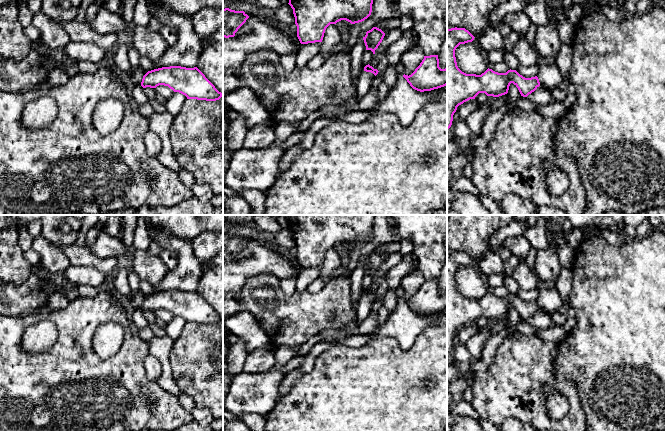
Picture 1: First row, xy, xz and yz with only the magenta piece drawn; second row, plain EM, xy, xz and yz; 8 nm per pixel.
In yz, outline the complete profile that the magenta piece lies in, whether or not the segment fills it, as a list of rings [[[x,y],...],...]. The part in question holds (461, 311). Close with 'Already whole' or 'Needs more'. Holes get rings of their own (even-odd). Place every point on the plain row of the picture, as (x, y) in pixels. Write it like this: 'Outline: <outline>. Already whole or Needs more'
Outline: [[[465,252],[447,253],[447,354],[452,349],[457,331],[475,323],[479,317],[499,321],[507,318],[513,307],[521,320],[527,321],[540,310],[537,300],[525,302],[511,293],[498,297],[488,292],[481,299],[462,296],[457,290],[455,274],[460,268],[472,266],[474,262]]]. Already whole

